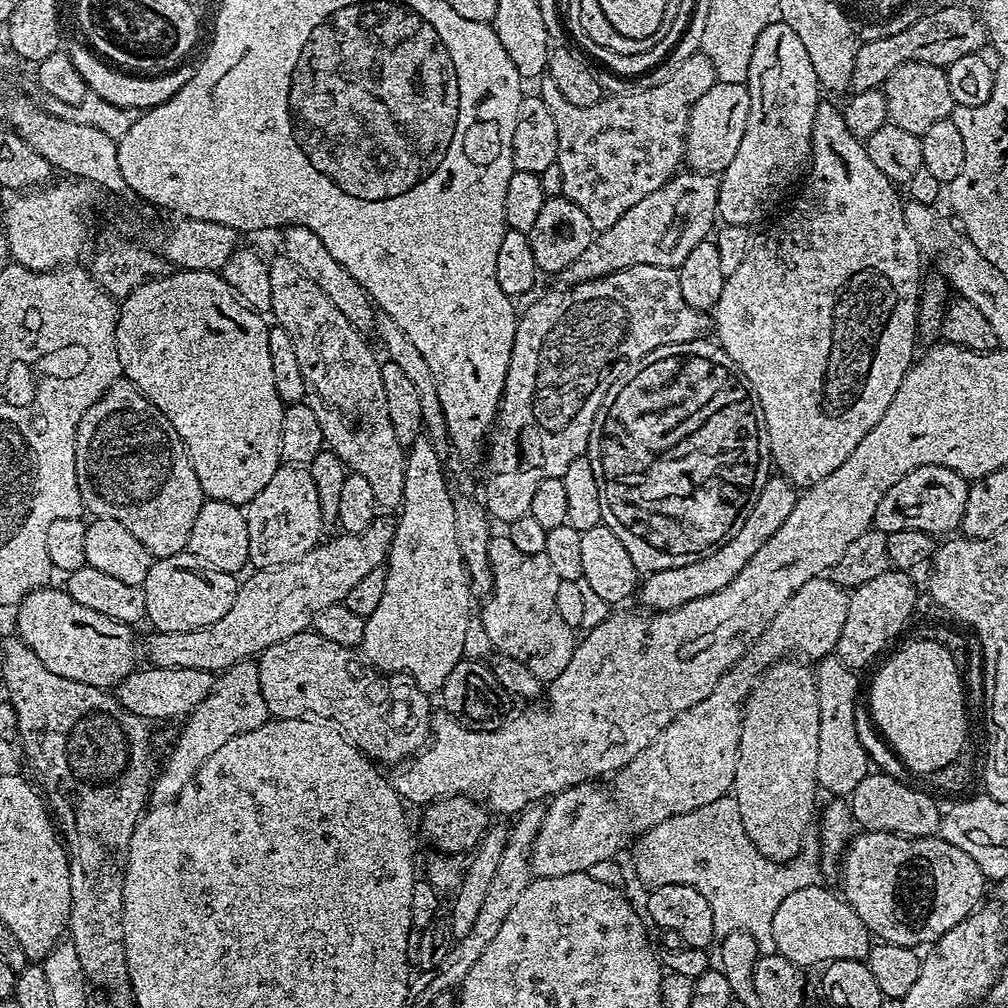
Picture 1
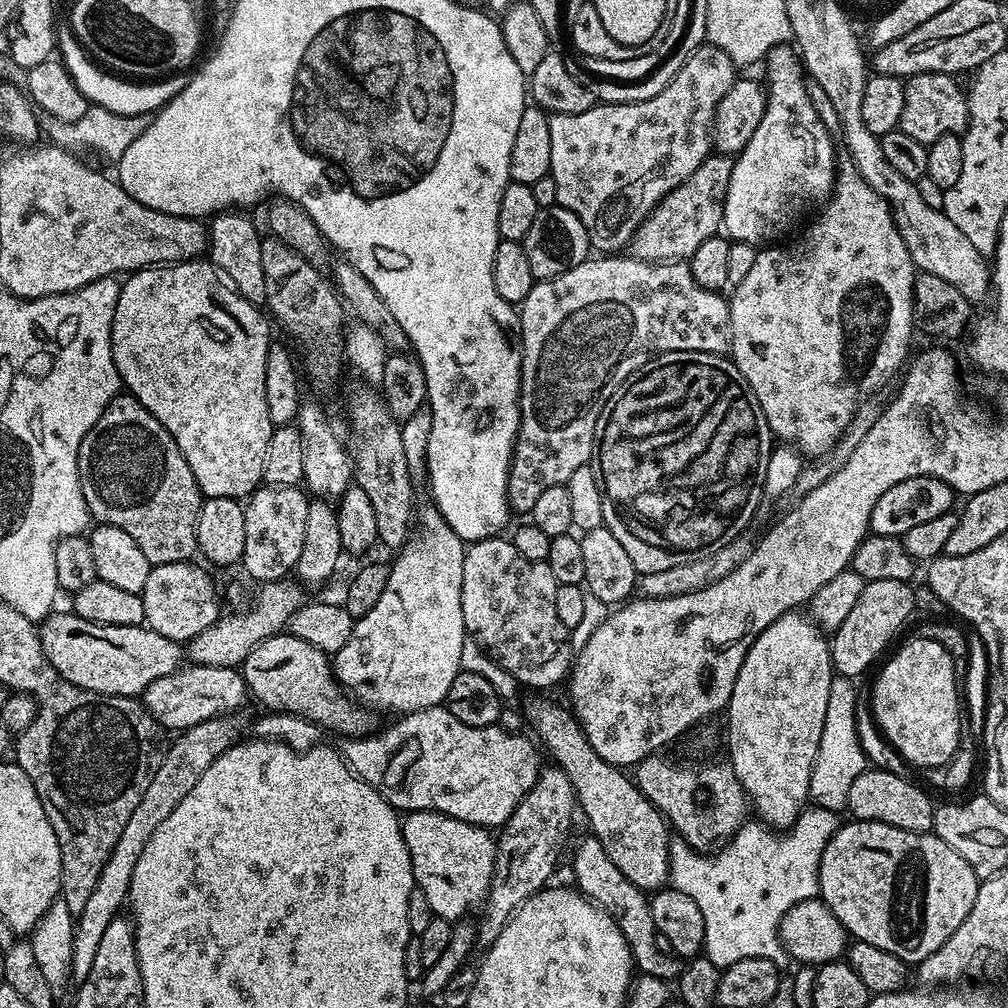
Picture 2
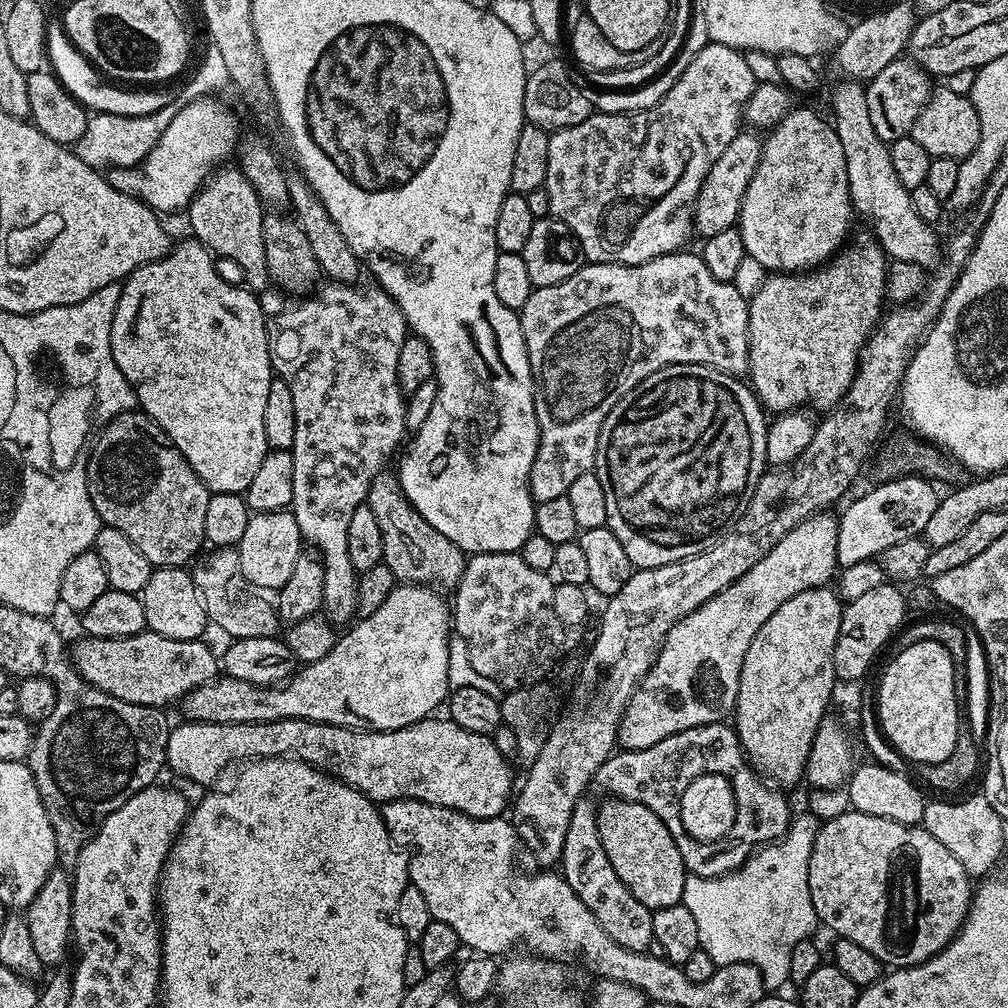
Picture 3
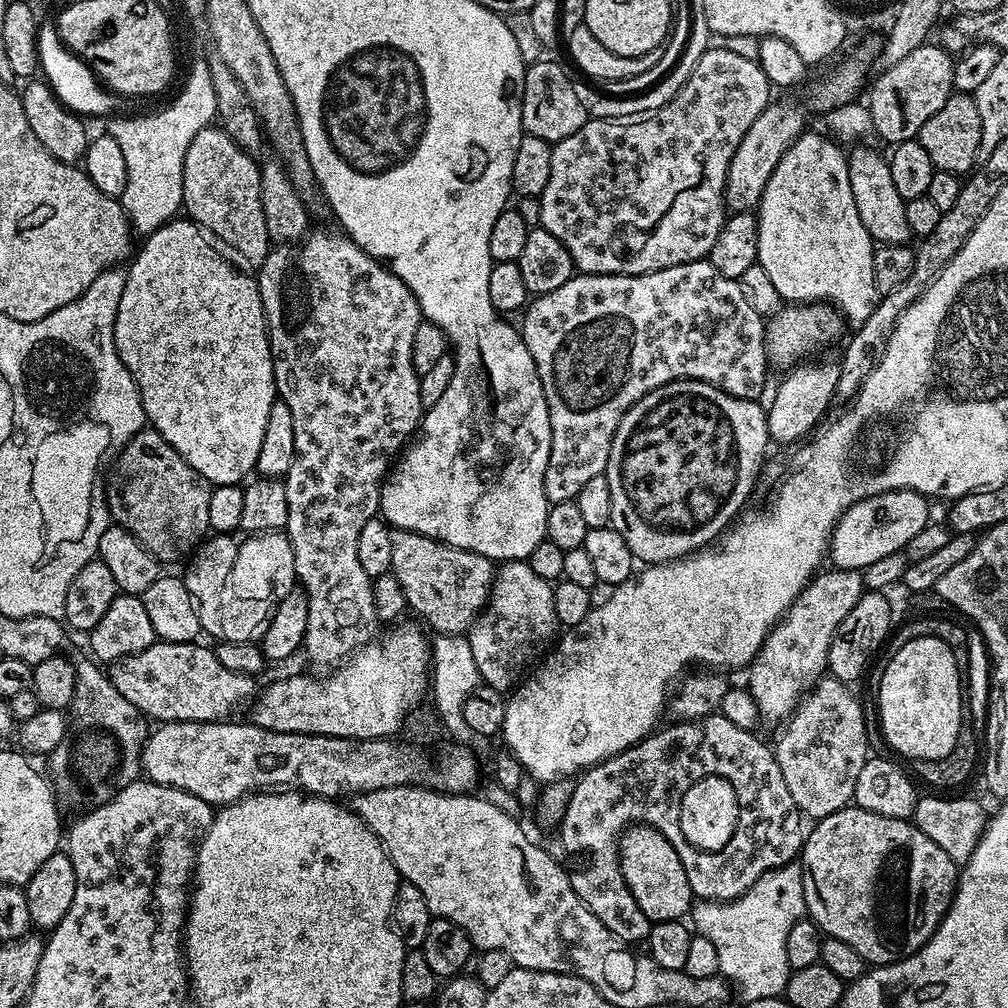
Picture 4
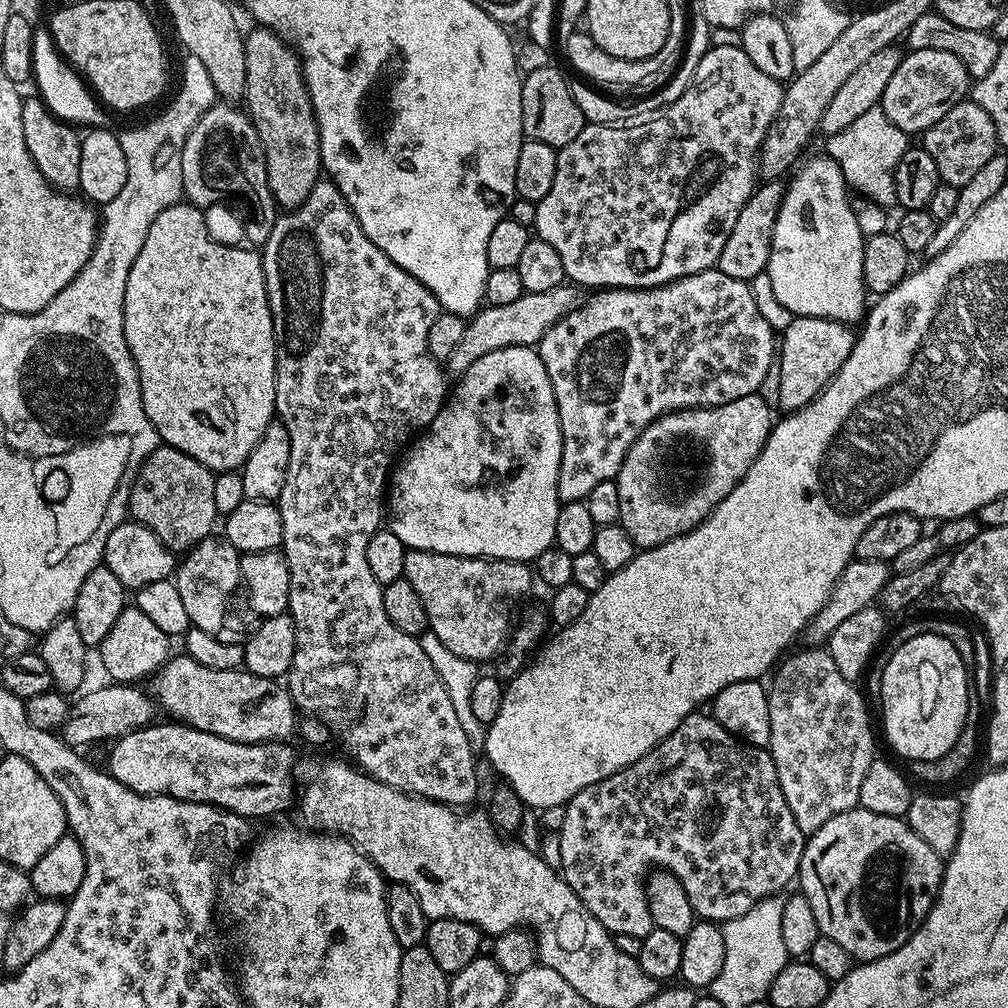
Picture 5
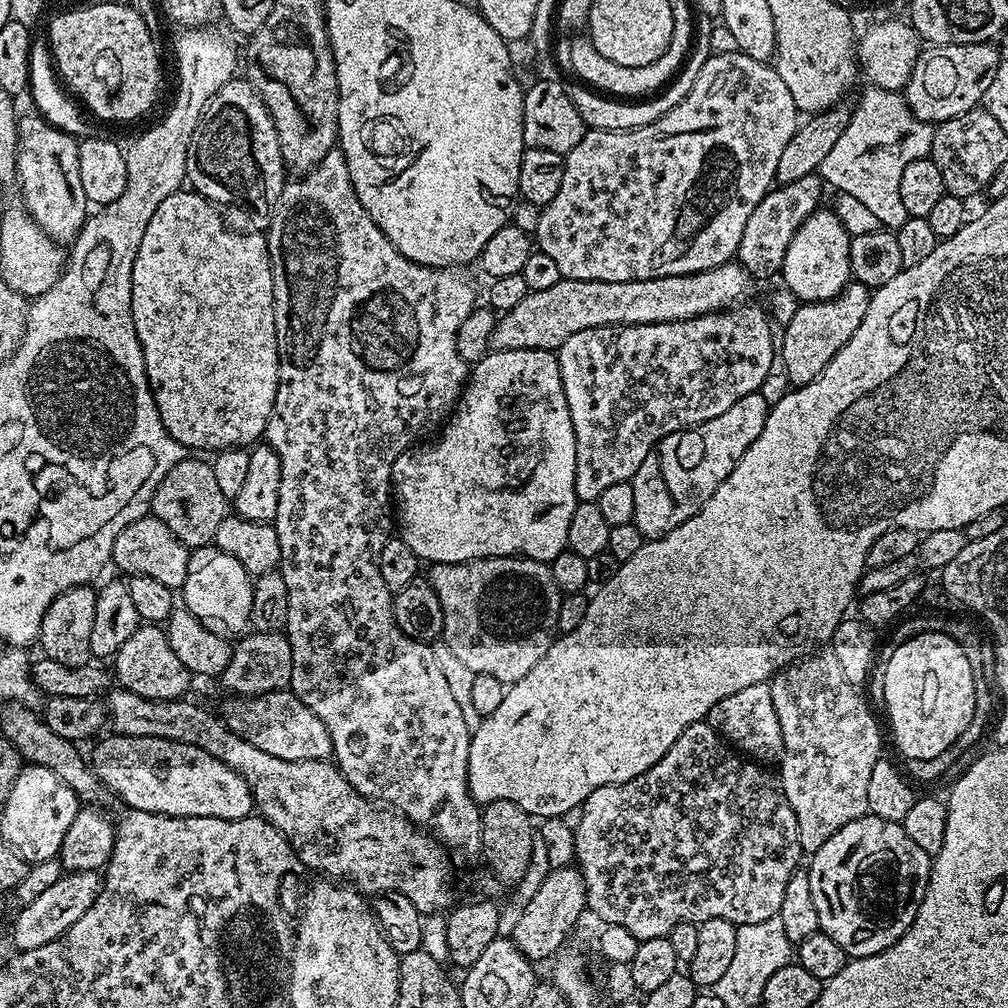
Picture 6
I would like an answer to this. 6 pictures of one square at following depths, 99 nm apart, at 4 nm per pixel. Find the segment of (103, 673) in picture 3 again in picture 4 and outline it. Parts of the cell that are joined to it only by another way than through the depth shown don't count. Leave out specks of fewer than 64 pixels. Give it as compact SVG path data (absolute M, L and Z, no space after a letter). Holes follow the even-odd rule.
M160 640L138 654L115 661L110 668L110 679L118 694L152 722L224 722L258 695L258 684L256 688L253 677L226 670L215 651L203 648L200 642L179 644Z

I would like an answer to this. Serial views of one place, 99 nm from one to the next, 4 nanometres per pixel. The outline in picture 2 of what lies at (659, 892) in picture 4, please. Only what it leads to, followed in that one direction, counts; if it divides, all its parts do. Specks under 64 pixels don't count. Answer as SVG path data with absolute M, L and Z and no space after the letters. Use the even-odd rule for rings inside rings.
M540 704L533 710L532 720L530 716L530 728L532 724L533 730L536 731L535 739L541 745L544 743L552 751L552 756L556 759L553 761L570 780L579 811L584 811L584 816L591 826L589 828L591 833L602 842L603 849L606 850L607 857L614 862L614 866L622 871L623 876L631 884L639 886L641 891L657 891L667 883L669 874L668 860L671 839L667 819L659 809L649 802L647 795L640 791L635 781L623 773L625 771L621 767L598 757L597 752L590 746L584 729L580 727L579 720L567 707L564 708L559 708L556 704Z

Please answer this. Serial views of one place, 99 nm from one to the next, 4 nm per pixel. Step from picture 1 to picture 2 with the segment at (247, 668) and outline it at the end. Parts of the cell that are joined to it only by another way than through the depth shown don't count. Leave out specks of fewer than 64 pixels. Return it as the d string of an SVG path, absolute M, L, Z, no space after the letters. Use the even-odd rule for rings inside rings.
M229 714L215 716L206 722L198 722L198 726L188 728L175 737L173 744L167 745L162 762L150 781L146 794L142 794L142 802L134 806L134 814L130 814L130 822L126 822L126 830L118 838L102 874L98 878L98 886L94 886L94 894L90 894L89 901L76 916L76 929L74 930L74 954L72 958L72 974L70 977L73 985L79 986L86 982L90 974L90 966L94 966L94 954L98 954L98 942L102 942L102 934L106 934L106 926L117 919L120 907L125 907L128 899L130 878L134 874L134 866L138 866L138 858L142 850L146 850L146 842L174 814L174 806L194 790L198 778L206 774L206 766L214 762L233 744L241 739L244 724L239 720L239 715Z

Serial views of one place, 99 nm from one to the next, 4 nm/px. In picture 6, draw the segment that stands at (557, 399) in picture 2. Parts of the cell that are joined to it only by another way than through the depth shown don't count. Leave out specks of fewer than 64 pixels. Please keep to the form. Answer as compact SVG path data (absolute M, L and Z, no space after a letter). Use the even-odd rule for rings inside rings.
M749 302L741 303L710 314L702 314L685 320L674 322L658 322L657 324L611 324L590 330L578 330L578 334L570 334L566 342L556 352L556 361L560 367L562 386L566 390L566 402L570 406L570 422L574 422L574 442L576 443L576 465L574 466L574 490L577 501L595 502L602 490L614 486L614 482L629 482L638 466L642 466L652 455L652 449L662 438L680 432L683 428L692 428L696 424L706 422L710 418L718 418L725 410L730 410L738 398L746 398L746 394L759 392L765 386L764 379L772 372L772 359L778 356L778 344L772 341L772 328L769 317L763 307L755 308Z

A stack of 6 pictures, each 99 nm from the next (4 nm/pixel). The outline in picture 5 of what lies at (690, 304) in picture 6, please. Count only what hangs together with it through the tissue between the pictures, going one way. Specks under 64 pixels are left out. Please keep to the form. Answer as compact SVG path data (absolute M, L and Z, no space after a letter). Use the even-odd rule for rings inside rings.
M571 283L559 284L554 290L545 292L525 292L522 298L510 302L507 306L494 306L488 304L481 307L475 316L467 321L462 338L458 340L458 346L450 350L446 361L446 368L453 377L463 376L478 358L490 354L494 350L502 350L510 346L526 346L527 348L539 345L540 339L567 313L571 312L577 304L581 303L582 296Z

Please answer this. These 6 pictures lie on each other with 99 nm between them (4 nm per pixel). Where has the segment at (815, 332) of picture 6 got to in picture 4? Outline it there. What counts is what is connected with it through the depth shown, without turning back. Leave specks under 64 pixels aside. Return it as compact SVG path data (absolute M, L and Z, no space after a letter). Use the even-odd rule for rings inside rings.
M820 358L797 363L781 375L784 377L772 396L772 405L767 405L766 408L769 441L776 443L777 440L780 444L792 444L800 439L803 441L829 415L828 407L831 406L832 400L837 399L836 387L840 377L840 365L835 359L816 359Z

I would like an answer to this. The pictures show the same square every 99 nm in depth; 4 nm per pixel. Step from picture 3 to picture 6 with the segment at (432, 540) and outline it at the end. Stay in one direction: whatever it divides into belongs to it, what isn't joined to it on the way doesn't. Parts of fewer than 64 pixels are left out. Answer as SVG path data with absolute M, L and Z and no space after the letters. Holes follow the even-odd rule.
M487 556L481 560L468 560L464 564L434 564L427 570L429 572L426 572L426 579L430 582L430 586L434 586L434 594L438 594L438 602L442 604L442 626L444 627L442 639L463 666L468 667L474 673L490 674L490 678L498 678L498 682L507 686L518 682L518 678L526 678L526 674L530 674L530 669L542 659L542 654L550 650L553 640L558 635L556 627L562 593L560 587L554 582L551 567L547 563L539 560L525 560L522 556Z

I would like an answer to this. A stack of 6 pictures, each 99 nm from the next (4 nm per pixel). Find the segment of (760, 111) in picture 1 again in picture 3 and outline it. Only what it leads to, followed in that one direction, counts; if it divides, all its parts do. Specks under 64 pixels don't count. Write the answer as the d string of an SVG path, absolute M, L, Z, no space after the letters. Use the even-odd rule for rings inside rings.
M793 107L767 133L768 140L766 136L763 141L758 170L754 170L742 200L738 227L744 255L762 262L769 273L795 274L827 264L849 239L854 209L846 178L846 154L842 154L842 142L838 142L835 127L825 120L808 108Z

